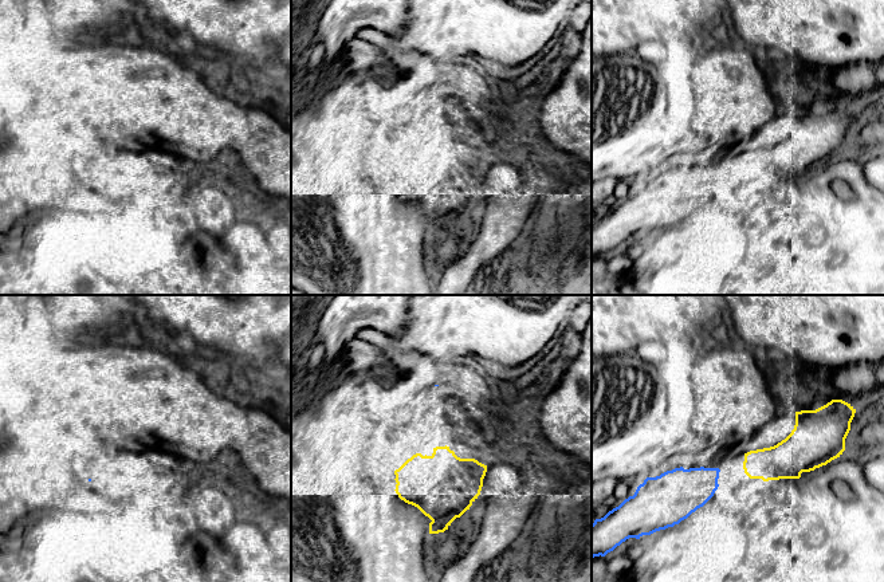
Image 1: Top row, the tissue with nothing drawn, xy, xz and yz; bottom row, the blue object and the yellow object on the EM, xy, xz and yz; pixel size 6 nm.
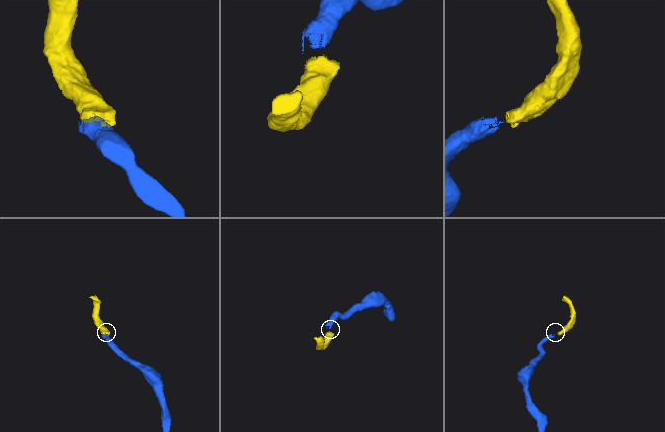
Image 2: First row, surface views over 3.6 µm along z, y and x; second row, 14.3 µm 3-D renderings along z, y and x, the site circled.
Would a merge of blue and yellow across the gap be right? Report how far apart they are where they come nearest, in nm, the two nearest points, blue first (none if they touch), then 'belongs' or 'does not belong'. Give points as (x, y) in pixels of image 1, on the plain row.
140 nm apart; from blue across yz (719, 169), (743, 168); belongs

